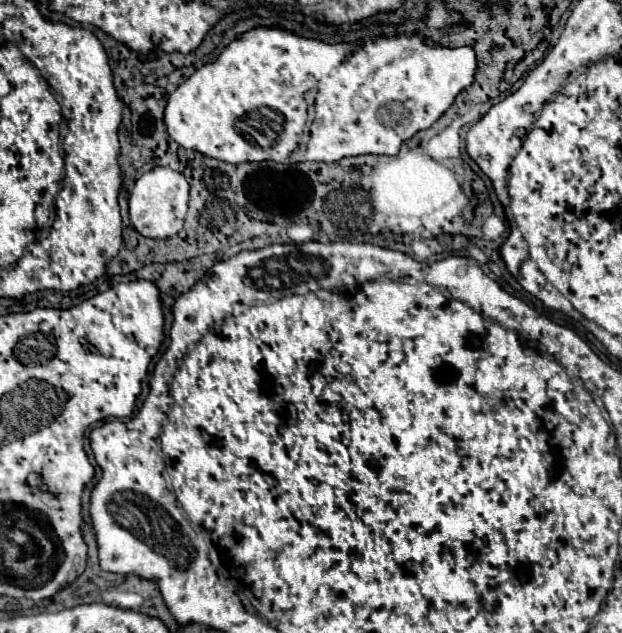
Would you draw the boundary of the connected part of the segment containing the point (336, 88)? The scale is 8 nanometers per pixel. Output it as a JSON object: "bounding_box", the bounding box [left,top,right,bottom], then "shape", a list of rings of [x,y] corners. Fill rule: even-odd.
{"bounding_box":[164,28,476,164],"shape":[[[254,28],[234,40],[216,62],[198,68],[194,76],[170,94],[164,108],[164,124],[170,138],[182,148],[230,164],[262,160],[282,164],[306,160],[338,162],[346,156],[360,154],[398,154],[404,140],[430,128],[452,106],[458,92],[474,82],[474,72],[476,54],[472,48],[430,48],[420,36],[380,38],[352,48],[350,44],[328,46],[280,28]],[[308,90],[316,90],[314,110],[310,110],[310,102],[304,98]],[[258,112],[262,116],[280,116],[280,120],[248,120],[248,116],[258,116]],[[296,150],[298,158],[290,158]]]}

